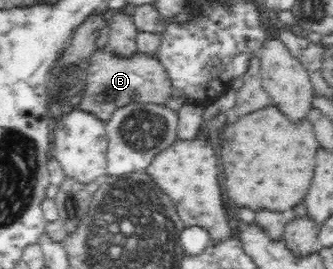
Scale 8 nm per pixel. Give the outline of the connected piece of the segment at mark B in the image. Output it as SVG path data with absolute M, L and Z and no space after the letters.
M108 49L100 50L91 56L90 66L86 70L85 94L79 106L87 112L101 116L104 121L111 117L111 112L118 105L129 102L155 102L167 105L177 91L165 66L158 58L142 53L130 60L115 57Z

